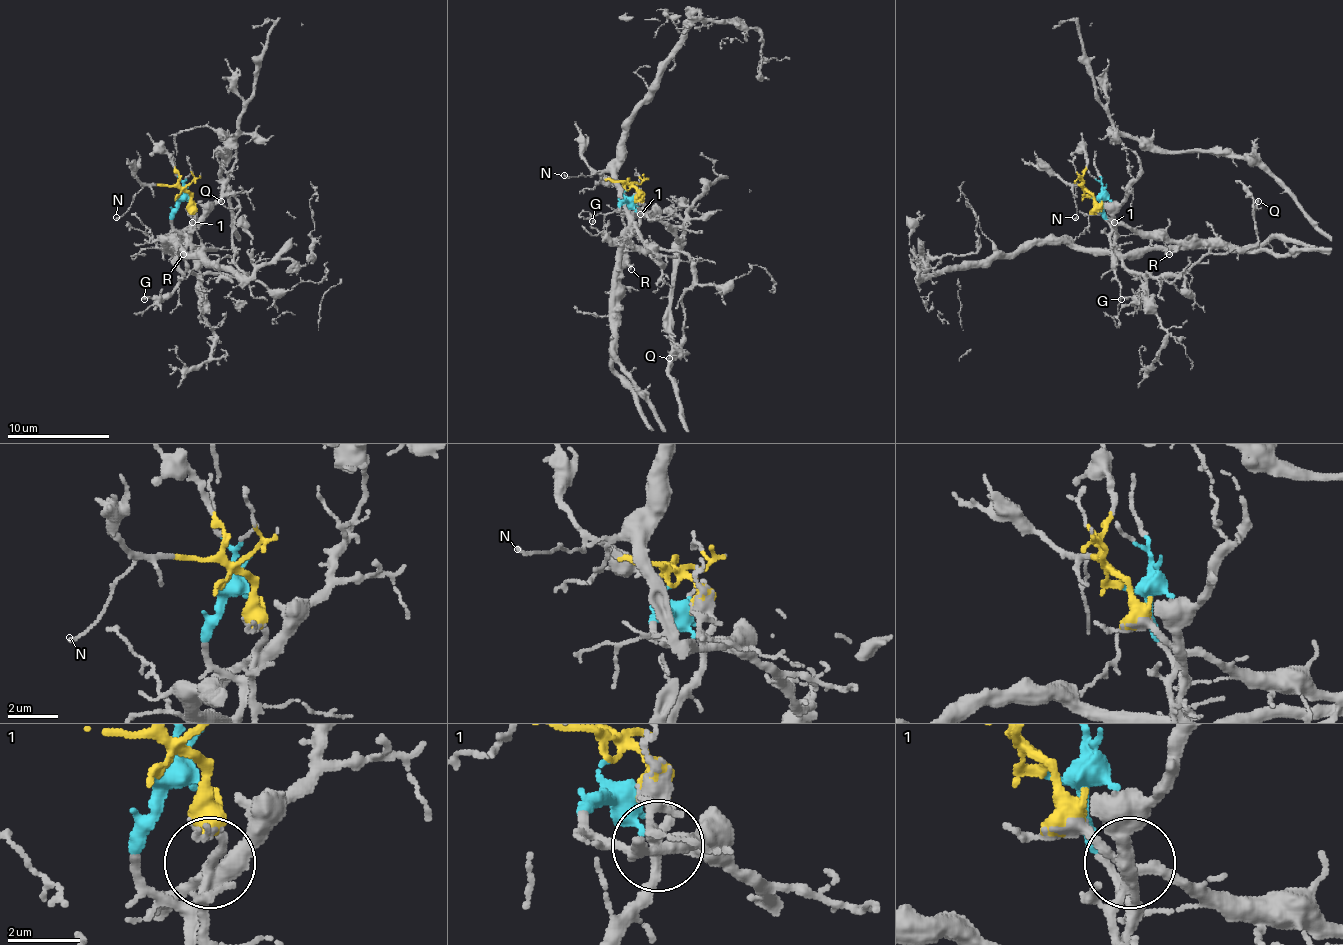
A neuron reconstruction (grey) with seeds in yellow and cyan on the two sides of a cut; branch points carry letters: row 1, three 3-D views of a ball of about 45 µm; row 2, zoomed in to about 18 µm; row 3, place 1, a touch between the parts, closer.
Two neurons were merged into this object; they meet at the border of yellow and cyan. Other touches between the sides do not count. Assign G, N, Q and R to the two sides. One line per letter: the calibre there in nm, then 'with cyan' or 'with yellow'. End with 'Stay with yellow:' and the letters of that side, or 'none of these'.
G: calibre 160 nm; with cyan
N: calibre 120 nm; with yellow
Q: calibre 120 nm; with cyan
R: calibre 200 nm; with yellow
Stay with yellow: N, R

